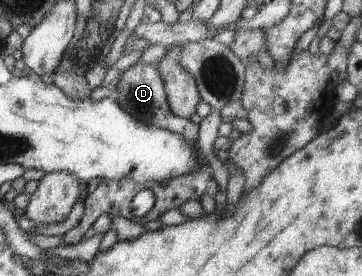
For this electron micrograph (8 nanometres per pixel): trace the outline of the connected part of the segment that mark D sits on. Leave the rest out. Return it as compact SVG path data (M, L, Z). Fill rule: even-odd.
M136 64L132 65L128 70L121 72L116 84L115 97L125 109L138 120L147 125L154 125L169 131L174 131L185 136L187 141L193 145L198 140L198 124L197 120L188 120L176 116L167 101L165 84L159 75L157 64Z

